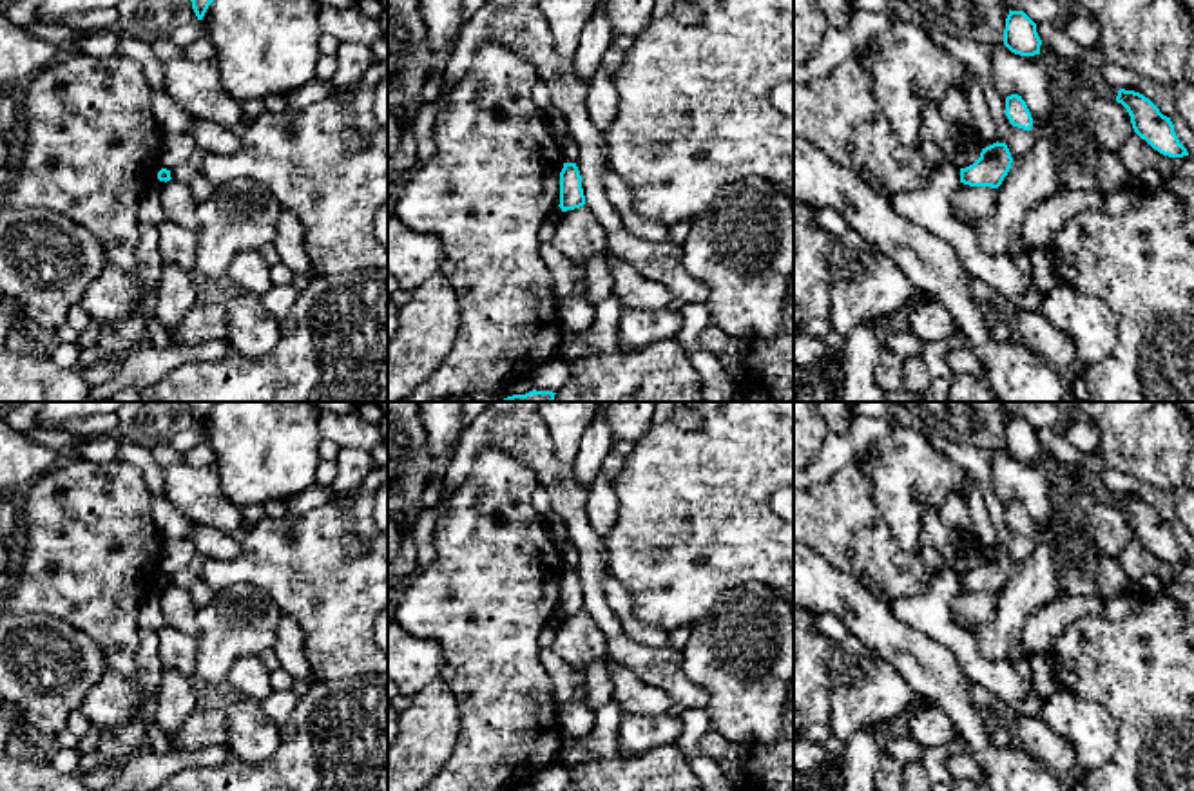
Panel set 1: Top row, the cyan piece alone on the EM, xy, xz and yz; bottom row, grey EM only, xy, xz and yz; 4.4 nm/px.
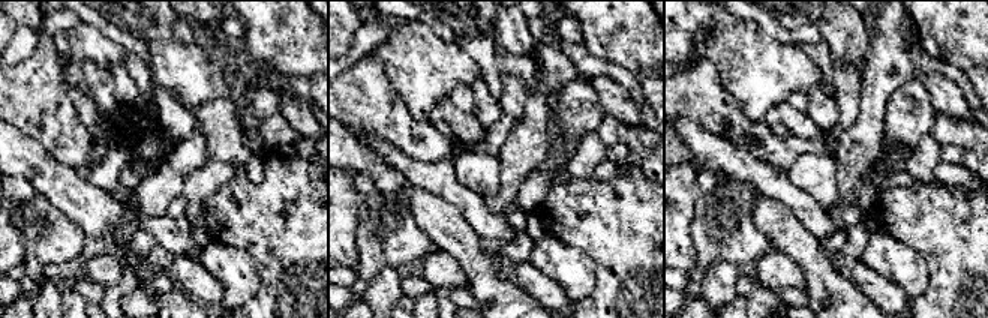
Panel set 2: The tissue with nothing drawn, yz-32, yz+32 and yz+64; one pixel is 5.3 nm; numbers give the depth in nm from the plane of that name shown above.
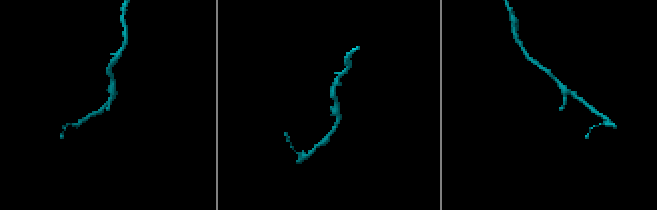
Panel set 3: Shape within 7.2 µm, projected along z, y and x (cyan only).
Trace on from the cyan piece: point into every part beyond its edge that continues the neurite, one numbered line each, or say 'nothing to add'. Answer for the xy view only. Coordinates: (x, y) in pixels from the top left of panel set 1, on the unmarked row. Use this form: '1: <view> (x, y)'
nothing to add

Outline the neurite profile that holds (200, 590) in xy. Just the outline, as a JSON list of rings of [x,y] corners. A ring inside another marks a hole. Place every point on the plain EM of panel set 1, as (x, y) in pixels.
[[[187,567],[172,574],[170,583],[188,592],[194,605],[197,606],[207,605],[214,596],[212,586],[201,576],[194,574]]]

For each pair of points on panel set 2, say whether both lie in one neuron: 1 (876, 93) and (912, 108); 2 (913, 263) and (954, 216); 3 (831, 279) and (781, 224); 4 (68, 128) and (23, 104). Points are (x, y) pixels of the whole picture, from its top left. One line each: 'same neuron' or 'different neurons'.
1: different neurons
2: different neurons
3: same neuron
4: same neuron

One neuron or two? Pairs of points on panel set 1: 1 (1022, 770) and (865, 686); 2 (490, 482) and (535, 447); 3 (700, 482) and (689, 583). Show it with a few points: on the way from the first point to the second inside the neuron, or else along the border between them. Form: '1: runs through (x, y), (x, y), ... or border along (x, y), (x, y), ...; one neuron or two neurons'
1: border along (885, 661), (915, 692); two neurons
2: border along (475, 455), (499, 447), (539, 482); two neurons
3: runs through (694, 507), (687, 558); one neuron

